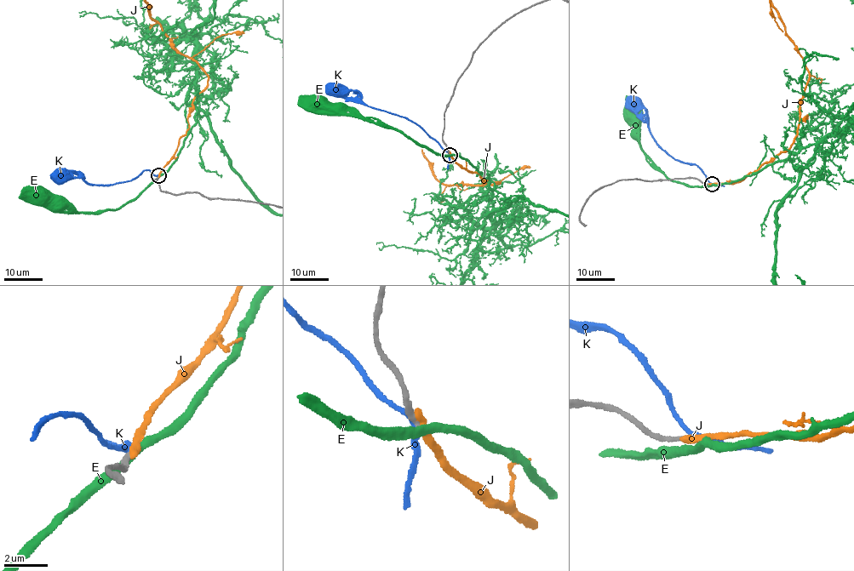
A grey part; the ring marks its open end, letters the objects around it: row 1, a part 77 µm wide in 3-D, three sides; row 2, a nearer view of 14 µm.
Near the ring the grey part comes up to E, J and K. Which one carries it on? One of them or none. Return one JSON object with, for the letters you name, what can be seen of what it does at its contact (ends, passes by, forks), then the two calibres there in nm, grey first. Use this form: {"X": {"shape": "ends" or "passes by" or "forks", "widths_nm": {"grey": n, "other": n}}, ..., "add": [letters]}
{"add": []}

